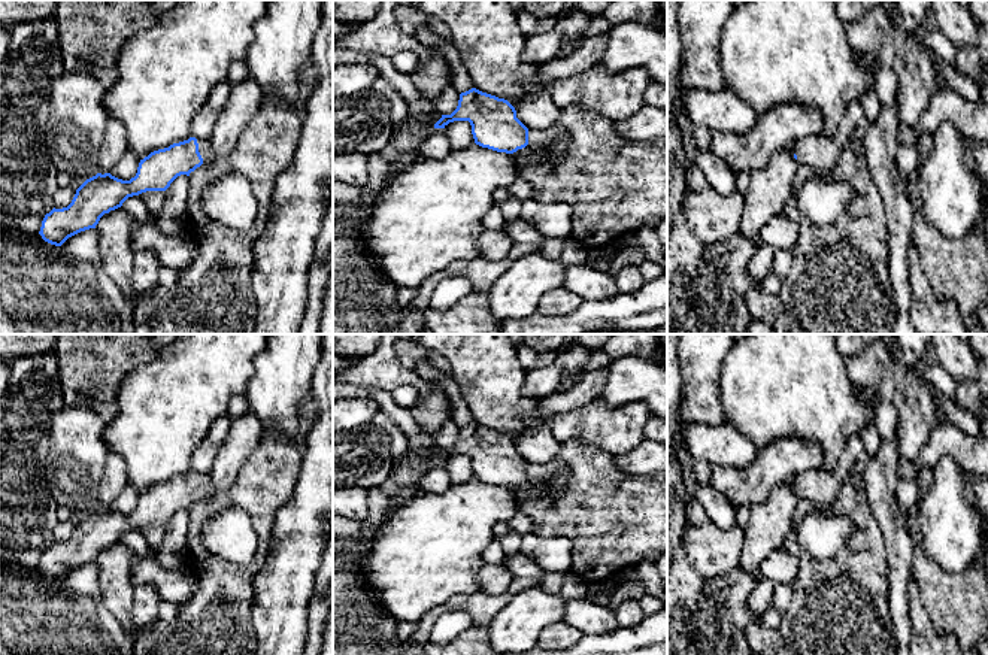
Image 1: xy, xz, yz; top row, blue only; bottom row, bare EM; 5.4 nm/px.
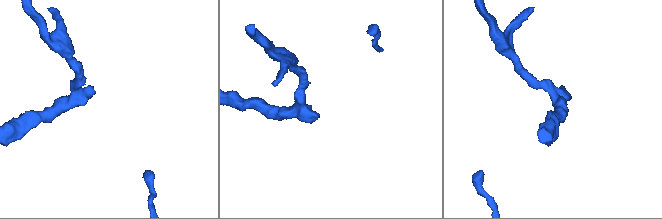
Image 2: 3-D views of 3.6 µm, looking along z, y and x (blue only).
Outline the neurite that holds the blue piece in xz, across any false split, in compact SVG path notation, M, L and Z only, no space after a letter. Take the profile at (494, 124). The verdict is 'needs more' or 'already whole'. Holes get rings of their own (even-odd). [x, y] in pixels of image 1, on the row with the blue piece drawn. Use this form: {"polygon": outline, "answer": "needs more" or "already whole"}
{"polygon": "M472 88L460 94L451 115L442 115L434 128L454 121L469 121L475 143L497 152L512 154L516 166L525 167L543 161L545 154L528 145L528 128L516 118L515 107L504 98Z", "answer": "needs more"}

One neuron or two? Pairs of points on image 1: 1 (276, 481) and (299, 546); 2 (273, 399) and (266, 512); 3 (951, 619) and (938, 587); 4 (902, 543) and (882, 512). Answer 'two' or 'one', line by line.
1: two
2: two
3: one
4: one

